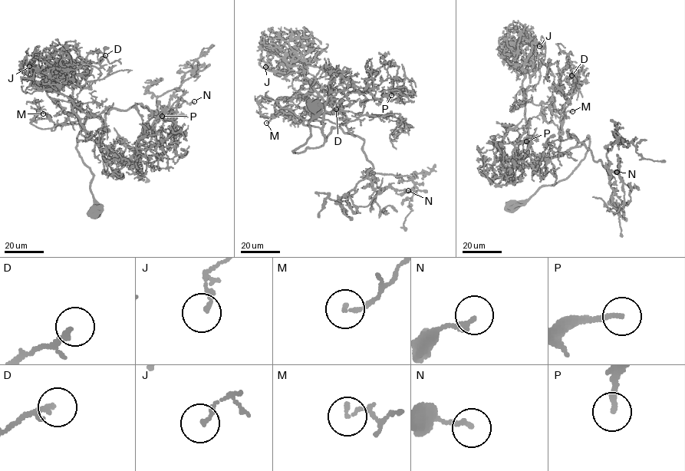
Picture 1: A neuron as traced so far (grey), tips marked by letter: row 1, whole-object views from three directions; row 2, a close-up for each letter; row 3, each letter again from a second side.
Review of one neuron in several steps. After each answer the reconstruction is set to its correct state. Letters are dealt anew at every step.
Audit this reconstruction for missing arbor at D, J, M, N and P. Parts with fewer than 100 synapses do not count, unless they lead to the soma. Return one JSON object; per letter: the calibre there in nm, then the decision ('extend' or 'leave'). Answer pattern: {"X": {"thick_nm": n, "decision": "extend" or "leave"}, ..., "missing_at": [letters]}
{"D": {"thick_nm": 130, "decision": "leave"}, "J": {"thick_nm": 180, "decision": "leave"}, "M": {"thick_nm": 150, "decision": "leave"}, "N": {"thick_nm": 190, "decision": "leave"}, "P": {"thick_nm": 200, "decision": "leave"}, "missing_at": []}

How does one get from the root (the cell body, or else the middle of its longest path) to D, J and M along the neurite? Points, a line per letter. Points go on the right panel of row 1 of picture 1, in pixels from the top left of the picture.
D: (511, 205), (564, 179), (584, 156), (588, 136), (558, 152), (561, 110), (576, 86), (571, 51), (571, 75)
J: (511, 205), (567, 178), (589, 146), (588, 136), (546, 159), (533, 153), (522, 84), (545, 59), (539, 46)
M: (511, 205), (564, 179), (584, 158), (589, 136), (560, 153), (559, 130), (545, 118), (547, 107), (572, 111)

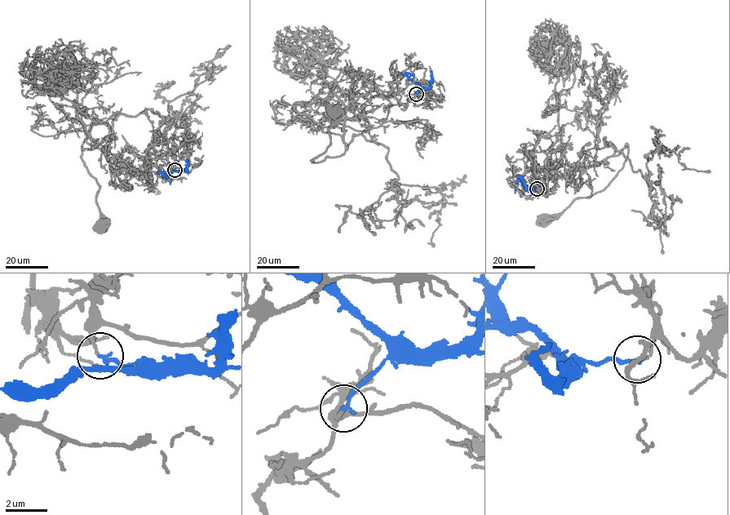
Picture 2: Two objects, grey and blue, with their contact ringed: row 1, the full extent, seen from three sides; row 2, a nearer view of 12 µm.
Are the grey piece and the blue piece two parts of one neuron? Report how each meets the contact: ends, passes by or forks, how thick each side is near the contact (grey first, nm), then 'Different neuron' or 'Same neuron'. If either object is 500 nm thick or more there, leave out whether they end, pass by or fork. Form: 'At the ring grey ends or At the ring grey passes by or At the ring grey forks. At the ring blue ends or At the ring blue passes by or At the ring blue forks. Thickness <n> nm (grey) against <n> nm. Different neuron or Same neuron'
At the ring grey ends. At the ring blue ends. Thickness 130 nm (grey) against 170 nm. Different neuron

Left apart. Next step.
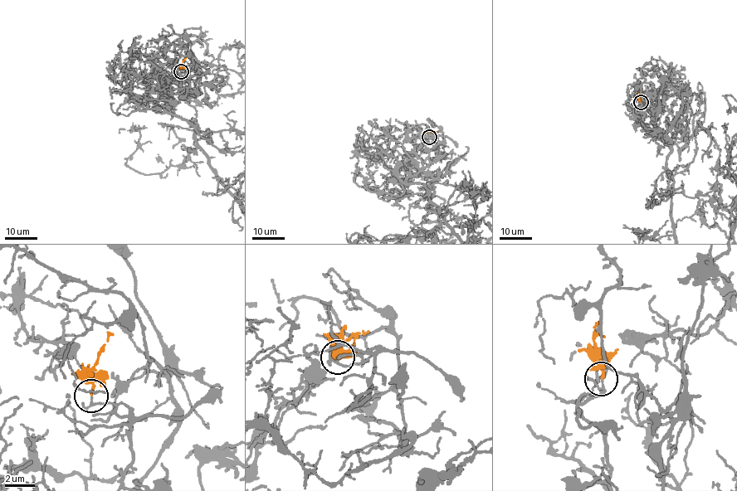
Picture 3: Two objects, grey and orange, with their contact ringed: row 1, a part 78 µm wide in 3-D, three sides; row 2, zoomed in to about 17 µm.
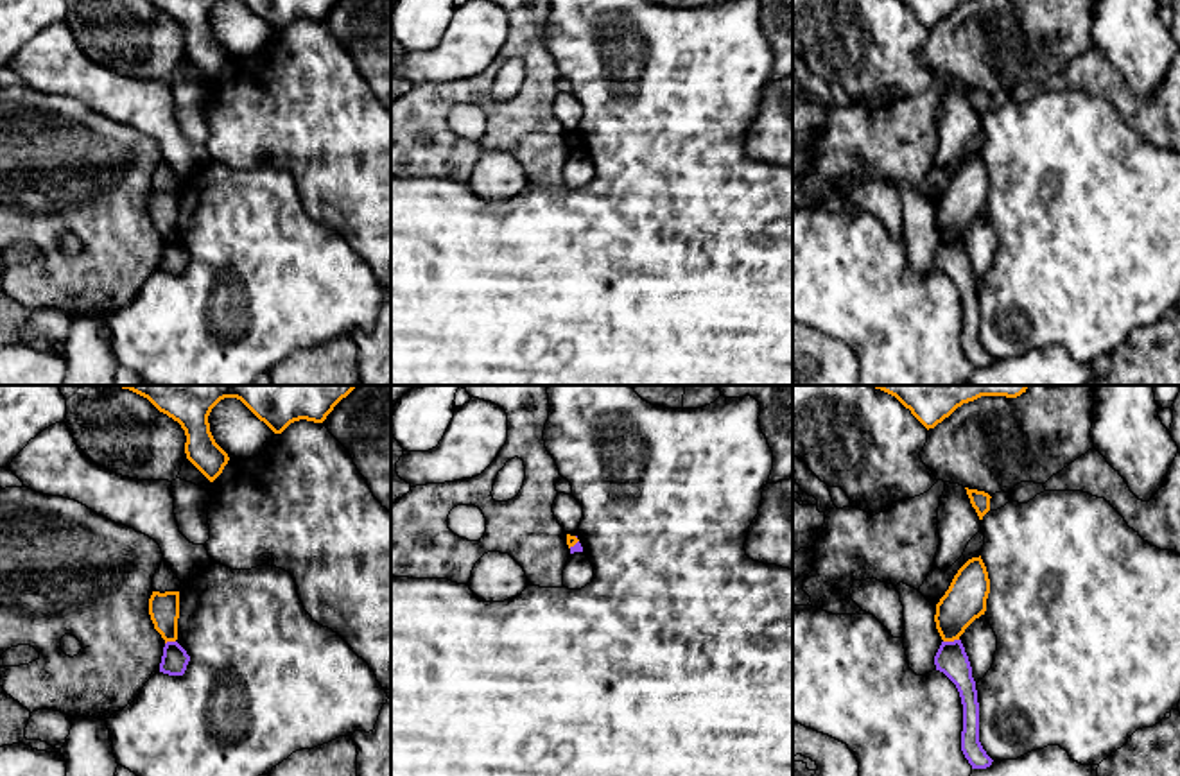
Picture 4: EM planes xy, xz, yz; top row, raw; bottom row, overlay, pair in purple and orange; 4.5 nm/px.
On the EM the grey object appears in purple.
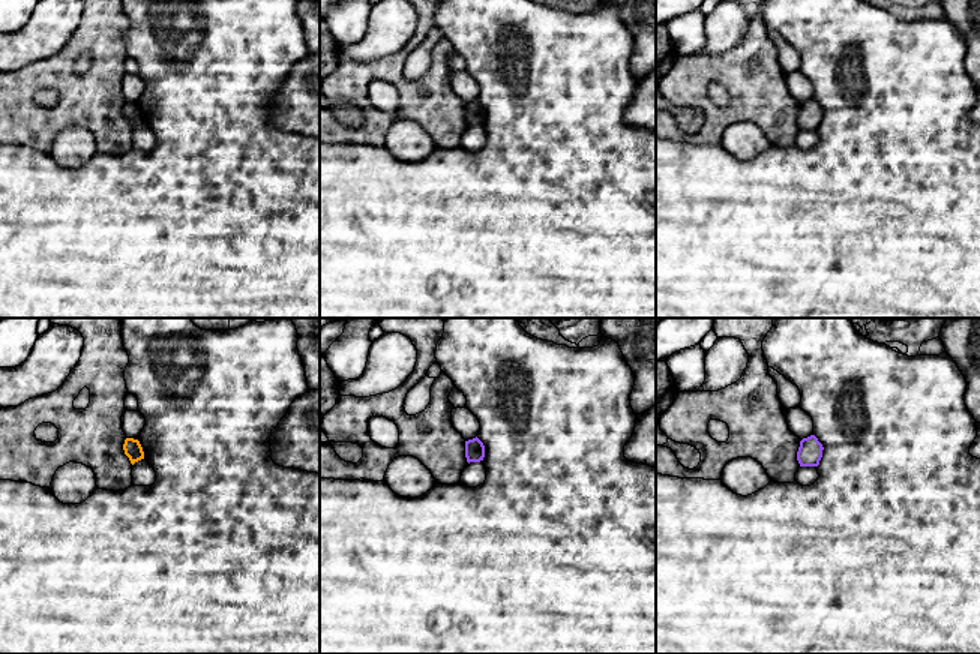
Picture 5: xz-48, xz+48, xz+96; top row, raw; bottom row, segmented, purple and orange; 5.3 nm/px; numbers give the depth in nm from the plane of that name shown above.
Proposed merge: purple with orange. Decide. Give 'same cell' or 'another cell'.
another cell

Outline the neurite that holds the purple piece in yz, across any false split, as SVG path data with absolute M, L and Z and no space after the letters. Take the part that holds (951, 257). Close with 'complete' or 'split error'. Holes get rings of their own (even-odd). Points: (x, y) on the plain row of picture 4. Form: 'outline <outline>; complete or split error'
outline M961 238L941 240L934 254L936 269L943 271L958 287L963 303L961 349L972 367L986 367L992 357L979 341L979 301L972 265Z; complete

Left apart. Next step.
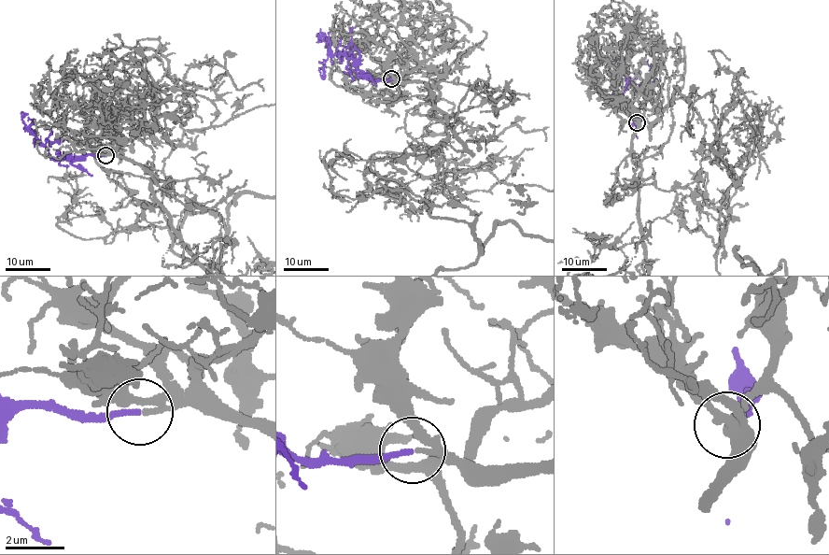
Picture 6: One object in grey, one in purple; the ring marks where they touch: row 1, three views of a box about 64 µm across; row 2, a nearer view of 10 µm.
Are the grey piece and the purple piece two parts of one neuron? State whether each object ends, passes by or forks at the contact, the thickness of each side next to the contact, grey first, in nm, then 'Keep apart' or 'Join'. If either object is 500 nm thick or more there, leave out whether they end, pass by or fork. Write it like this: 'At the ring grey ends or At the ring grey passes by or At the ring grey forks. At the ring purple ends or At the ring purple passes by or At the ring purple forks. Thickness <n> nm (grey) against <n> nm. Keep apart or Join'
At the ring grey ends. At the ring purple ends. Thickness 160 nm (grey) against 170 nm. Join

